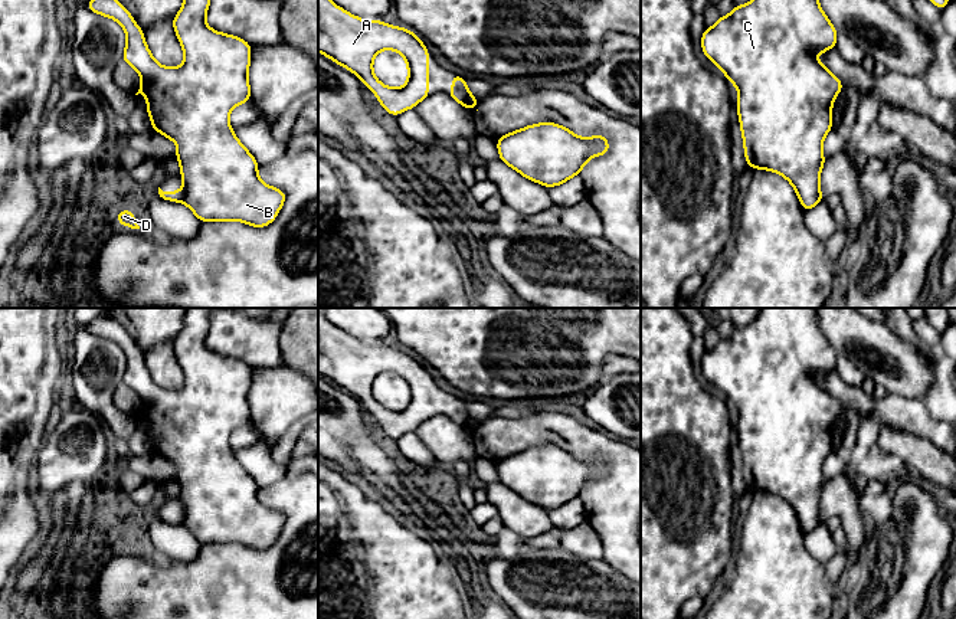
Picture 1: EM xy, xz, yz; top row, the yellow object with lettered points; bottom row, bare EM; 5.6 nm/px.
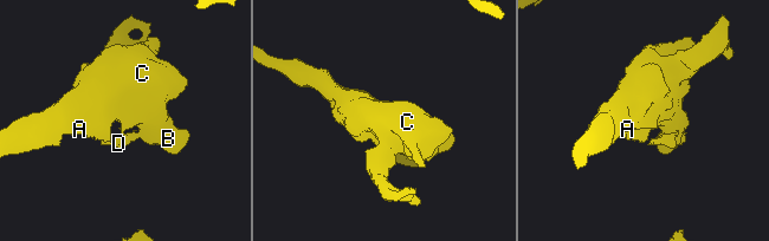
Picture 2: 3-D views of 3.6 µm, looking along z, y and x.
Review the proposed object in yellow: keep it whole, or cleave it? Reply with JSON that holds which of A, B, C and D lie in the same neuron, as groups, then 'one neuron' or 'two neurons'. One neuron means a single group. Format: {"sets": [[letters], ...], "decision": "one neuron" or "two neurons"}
{"sets": [["A", "B", "C"], ["D"]], "decision": "two neurons"}

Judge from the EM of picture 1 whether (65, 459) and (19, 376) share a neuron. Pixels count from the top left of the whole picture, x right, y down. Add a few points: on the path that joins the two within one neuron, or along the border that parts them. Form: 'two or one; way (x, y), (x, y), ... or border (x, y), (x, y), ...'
two; border (46, 434), (33, 465)

